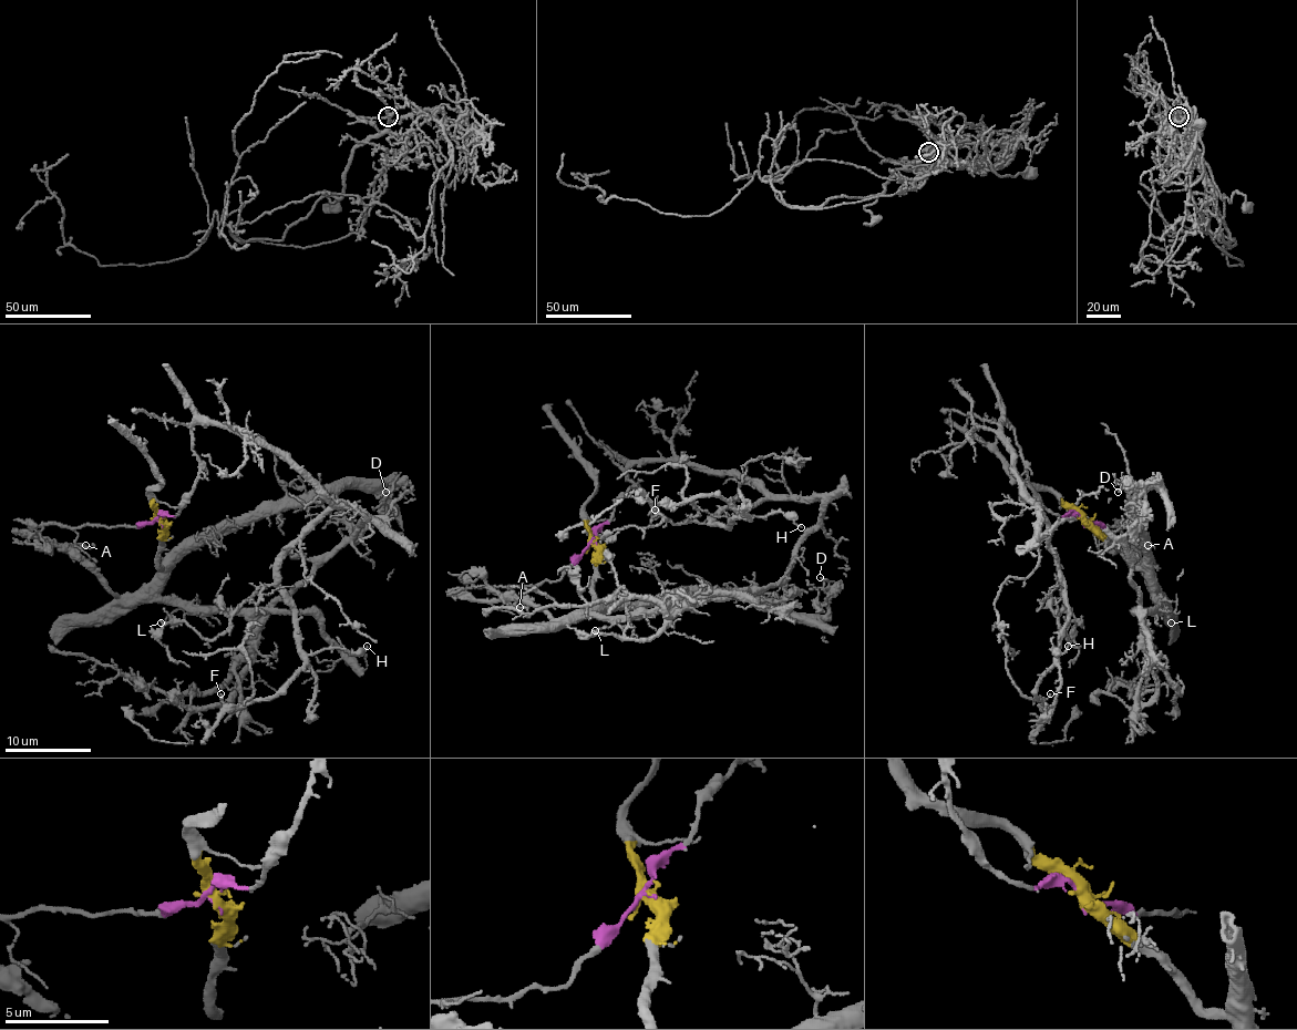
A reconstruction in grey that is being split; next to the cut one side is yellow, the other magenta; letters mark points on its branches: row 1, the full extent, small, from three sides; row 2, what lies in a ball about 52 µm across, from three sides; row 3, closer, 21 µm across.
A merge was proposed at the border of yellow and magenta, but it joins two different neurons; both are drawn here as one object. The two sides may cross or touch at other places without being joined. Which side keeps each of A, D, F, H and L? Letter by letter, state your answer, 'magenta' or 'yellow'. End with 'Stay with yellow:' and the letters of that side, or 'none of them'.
A: yellow
D: yellow
F: magenta
H: magenta
L: yellow
Stay with yellow: A, D, L

